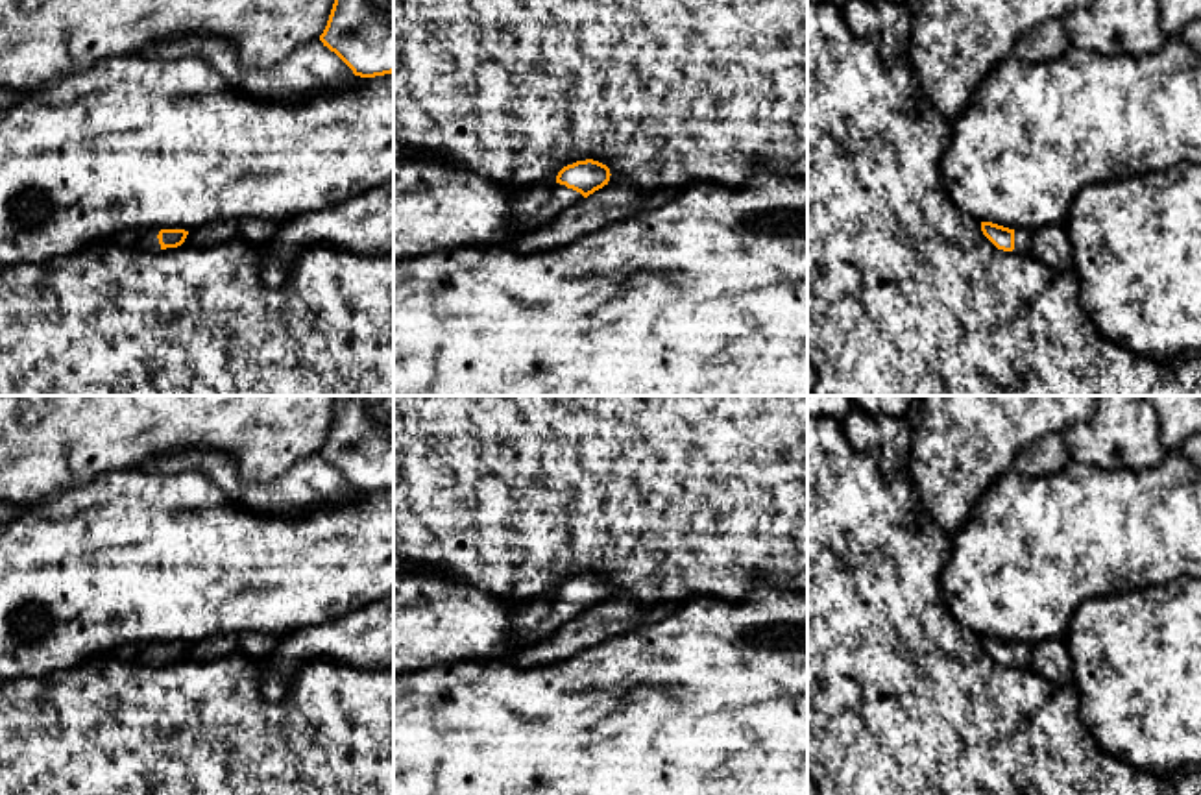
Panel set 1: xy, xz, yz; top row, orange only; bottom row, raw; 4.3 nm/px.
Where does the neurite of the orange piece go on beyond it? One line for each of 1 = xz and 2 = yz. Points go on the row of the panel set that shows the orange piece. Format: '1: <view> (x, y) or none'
1: xz (533, 209)
2: yz (1022, 239)

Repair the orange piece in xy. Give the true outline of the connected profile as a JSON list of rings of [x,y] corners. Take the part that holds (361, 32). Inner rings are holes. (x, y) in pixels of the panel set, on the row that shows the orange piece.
[[[334,0],[320,35],[355,76],[394,72],[394,0]]]

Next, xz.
[[[593,159],[564,166],[554,183],[536,185],[517,194],[512,205],[512,229],[528,233],[545,227],[567,207],[608,185],[610,176],[610,168]]]

